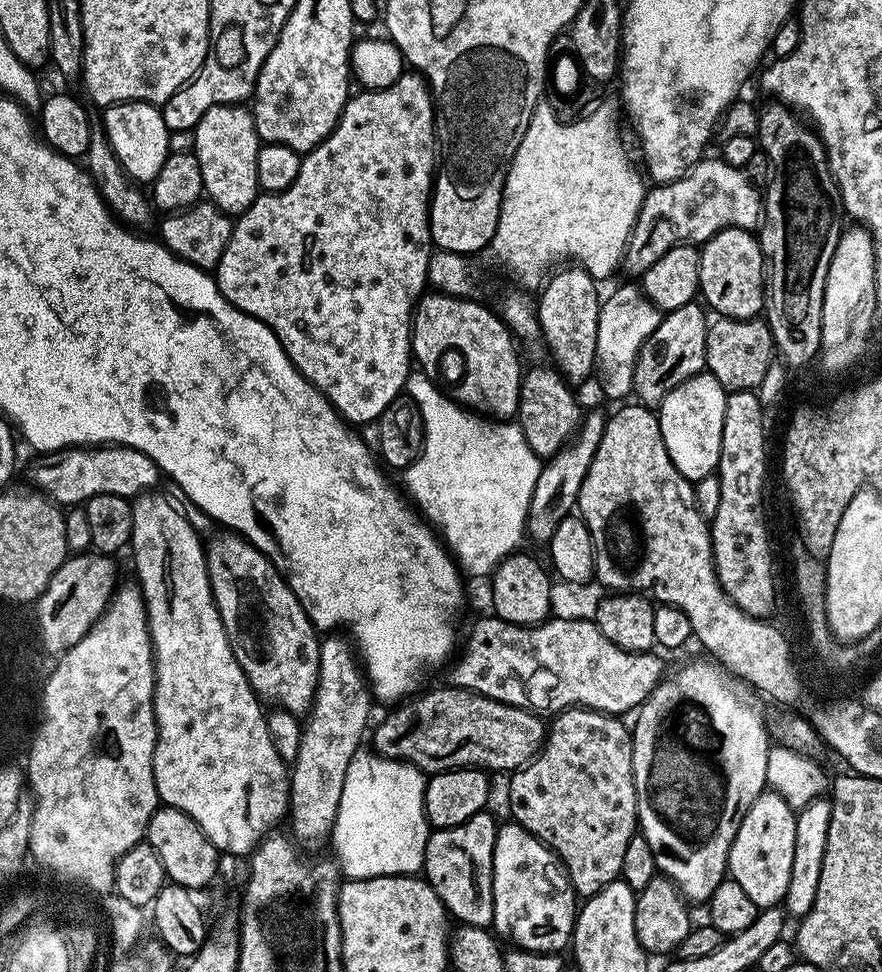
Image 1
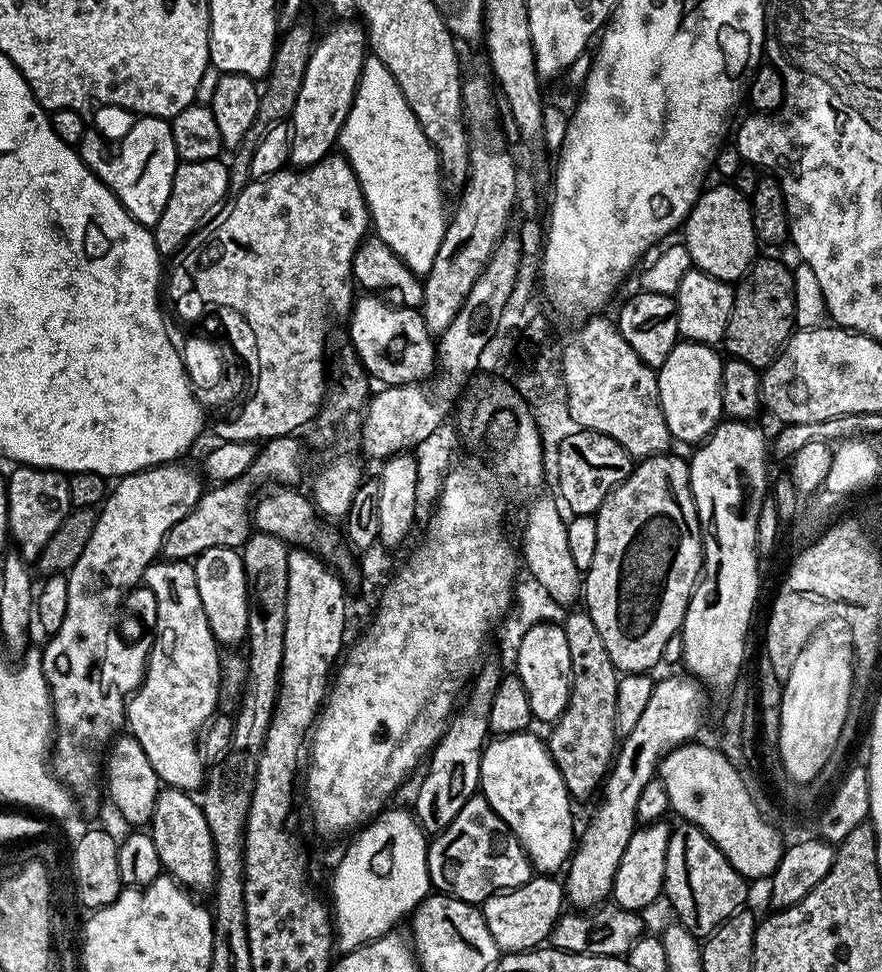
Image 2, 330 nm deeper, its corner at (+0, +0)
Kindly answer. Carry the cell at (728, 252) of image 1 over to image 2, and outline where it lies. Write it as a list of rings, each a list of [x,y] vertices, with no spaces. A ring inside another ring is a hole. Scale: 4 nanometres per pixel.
[[[720,182],[717,188],[710,188],[701,191],[696,205],[689,210],[688,219],[682,225],[682,242],[699,271],[719,280],[736,282],[751,269],[758,256],[752,205],[749,197],[741,194],[731,183]]]

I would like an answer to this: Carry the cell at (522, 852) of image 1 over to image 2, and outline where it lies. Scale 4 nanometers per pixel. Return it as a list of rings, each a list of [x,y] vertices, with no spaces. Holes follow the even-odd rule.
[[[535,731],[515,732],[509,736],[497,735],[484,746],[480,763],[479,791],[490,802],[490,806],[506,822],[508,829],[518,838],[524,853],[532,863],[533,869],[540,874],[556,874],[567,865],[578,839],[578,828],[572,825],[573,797],[568,795],[566,782],[548,752],[548,745],[535,736]]]

